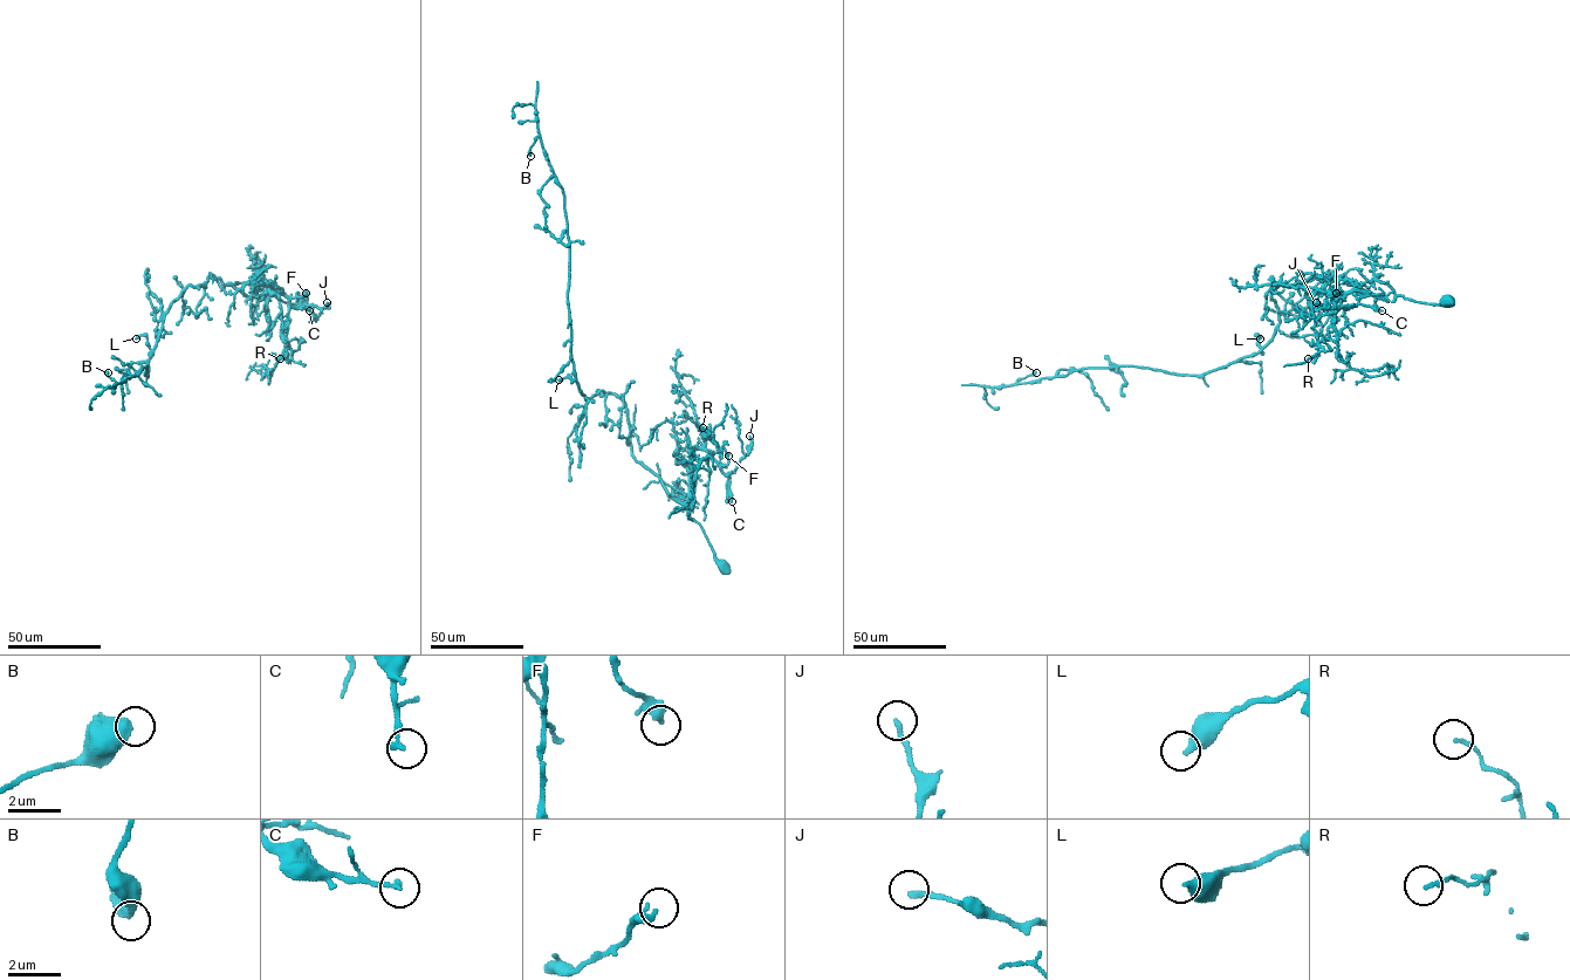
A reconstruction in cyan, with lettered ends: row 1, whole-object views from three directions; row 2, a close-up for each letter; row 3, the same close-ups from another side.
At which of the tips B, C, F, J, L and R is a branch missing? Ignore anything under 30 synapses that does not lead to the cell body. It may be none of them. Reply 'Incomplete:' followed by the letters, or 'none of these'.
Incomplete: none of these

